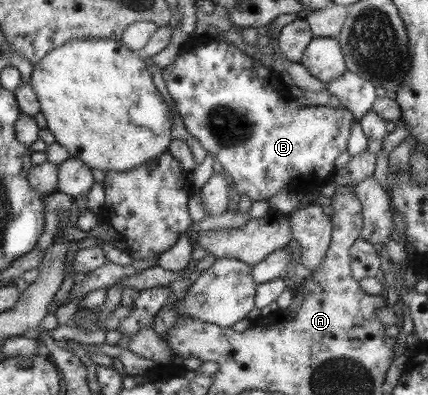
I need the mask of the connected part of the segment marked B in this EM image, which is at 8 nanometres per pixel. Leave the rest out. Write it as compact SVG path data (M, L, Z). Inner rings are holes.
M212 41L212 43L206 43L206 45L202 45L202 47L196 45L196 49L190 49L190 51L186 51L186 53L179 51L179 54L170 65L158 72L158 79L164 86L164 92L168 95L168 98L172 99L172 105L175 105L185 130L198 140L198 143L204 147L207 153L211 153L214 156L214 159L223 167L225 175L230 177L235 191L239 195L246 193L251 203L262 200L268 201L280 187L286 187L286 185L290 185L290 183L306 183L306 181L312 183L312 181L316 181L316 179L326 179L326 177L332 173L332 161L334 161L340 153L346 151L346 139L348 139L350 127L352 127L352 123L354 123L354 116L351 114L351 111L348 111L346 108L333 108L329 105L311 107L301 105L294 100L291 94L288 92L284 93L284 89L282 89L282 85L280 85L280 81L278 81L279 77L270 77L270 69L262 67L260 61L254 61L254 59L246 57L240 49L236 49L236 46L228 41L219 41L218 43Z

